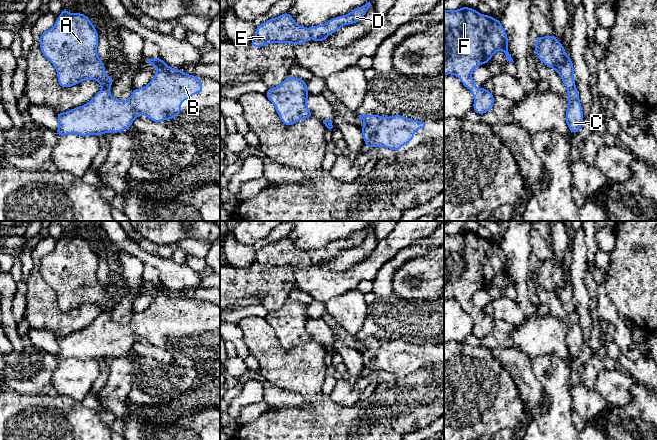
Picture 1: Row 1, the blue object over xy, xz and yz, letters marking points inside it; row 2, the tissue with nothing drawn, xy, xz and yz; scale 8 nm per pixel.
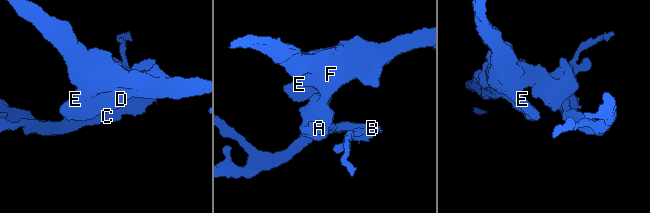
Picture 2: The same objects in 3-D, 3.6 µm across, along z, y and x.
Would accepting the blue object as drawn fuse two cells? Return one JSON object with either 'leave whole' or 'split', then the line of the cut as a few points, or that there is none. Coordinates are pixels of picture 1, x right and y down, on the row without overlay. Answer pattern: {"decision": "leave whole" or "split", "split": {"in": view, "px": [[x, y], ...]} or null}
{"decision": "split", "split": {"in": "xy", "px": [[102, 311], [109, 312]]}}

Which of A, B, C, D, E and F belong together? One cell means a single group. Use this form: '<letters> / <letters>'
A D E F / B C

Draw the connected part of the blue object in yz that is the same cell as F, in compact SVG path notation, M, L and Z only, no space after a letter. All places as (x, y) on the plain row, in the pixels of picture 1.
M465 230L444 234L444 299L457 300L472 316L473 334L480 339L488 336L495 324L482 309L477 314L472 296L488 287L499 274L505 277L507 286L514 287L508 276L508 260L499 243Z

